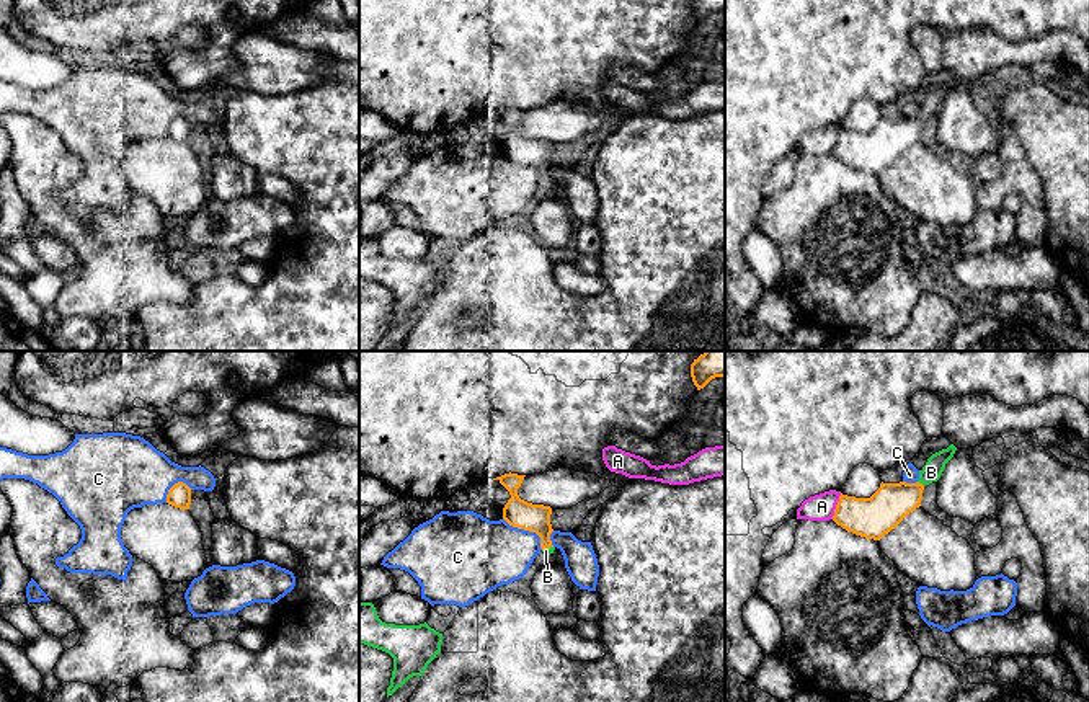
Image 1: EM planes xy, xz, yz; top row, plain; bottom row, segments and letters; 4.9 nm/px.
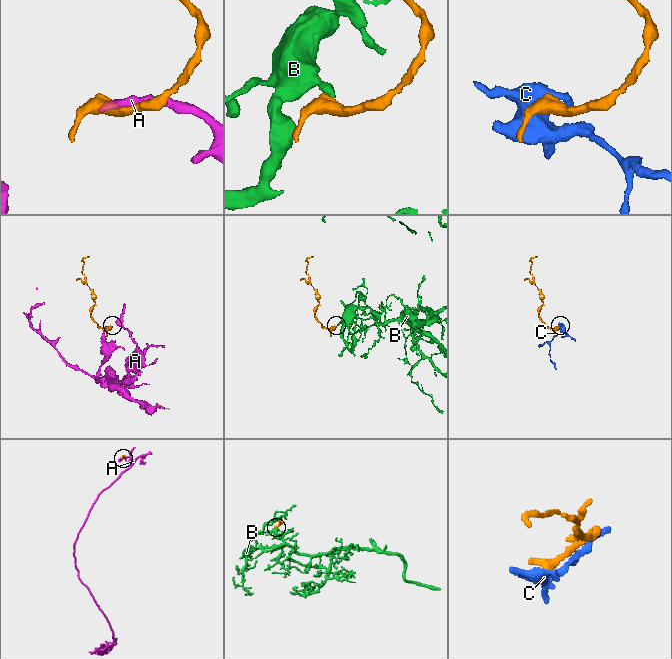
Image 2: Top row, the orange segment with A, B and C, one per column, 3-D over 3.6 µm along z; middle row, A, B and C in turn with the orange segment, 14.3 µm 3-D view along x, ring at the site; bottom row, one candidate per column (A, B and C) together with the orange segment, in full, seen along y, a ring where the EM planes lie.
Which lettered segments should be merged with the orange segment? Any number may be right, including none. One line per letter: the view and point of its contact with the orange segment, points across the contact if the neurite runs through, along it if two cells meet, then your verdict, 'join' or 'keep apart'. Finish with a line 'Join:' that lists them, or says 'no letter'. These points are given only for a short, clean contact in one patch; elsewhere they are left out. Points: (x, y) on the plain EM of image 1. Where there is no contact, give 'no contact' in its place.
A: meets orange in yz at (836, 141); keep apart
B: meets orange in yz at (921, 118); runs through yz (880, 147), (921, 118), (931, 106); join
C: meets orange in xz at (528, 164); border along xz (503, 152), (513, 160), (533, 165), (539, 172), (542, 183); keep apart
Join: B

